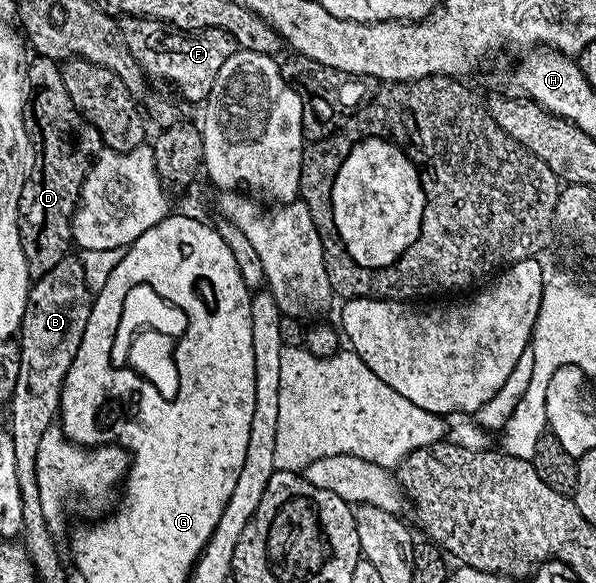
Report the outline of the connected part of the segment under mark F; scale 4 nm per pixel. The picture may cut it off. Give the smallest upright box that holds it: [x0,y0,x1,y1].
[119,17,235,103]

